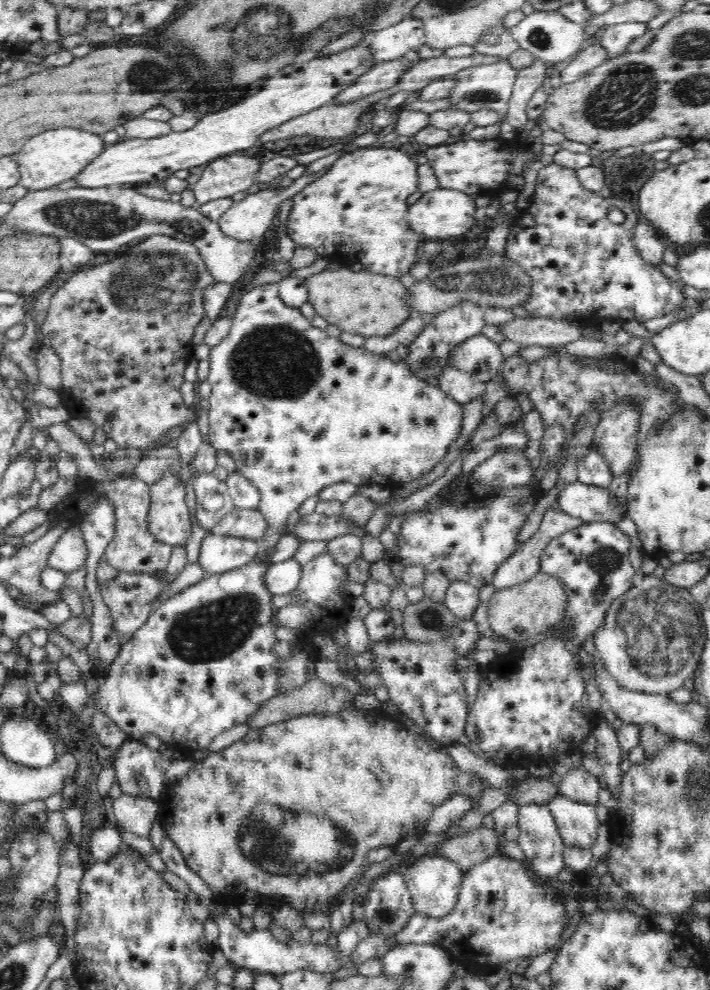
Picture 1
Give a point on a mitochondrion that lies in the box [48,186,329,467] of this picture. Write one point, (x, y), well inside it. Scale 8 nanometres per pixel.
(161, 286)

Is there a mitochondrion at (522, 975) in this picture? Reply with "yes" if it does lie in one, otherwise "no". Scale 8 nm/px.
no

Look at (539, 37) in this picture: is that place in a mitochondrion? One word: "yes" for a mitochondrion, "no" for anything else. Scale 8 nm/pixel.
yes

